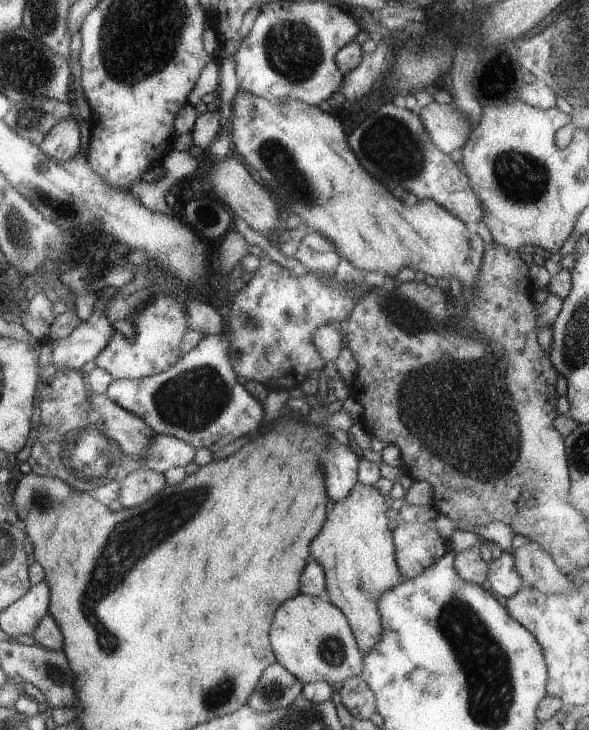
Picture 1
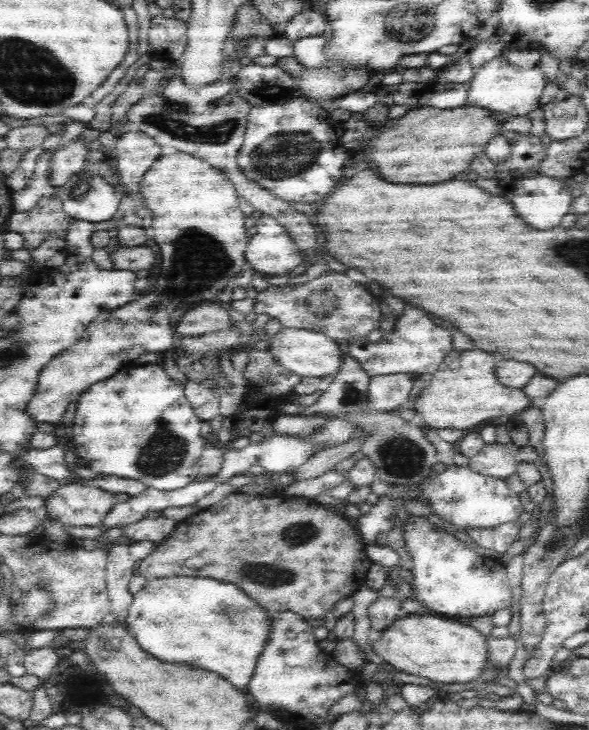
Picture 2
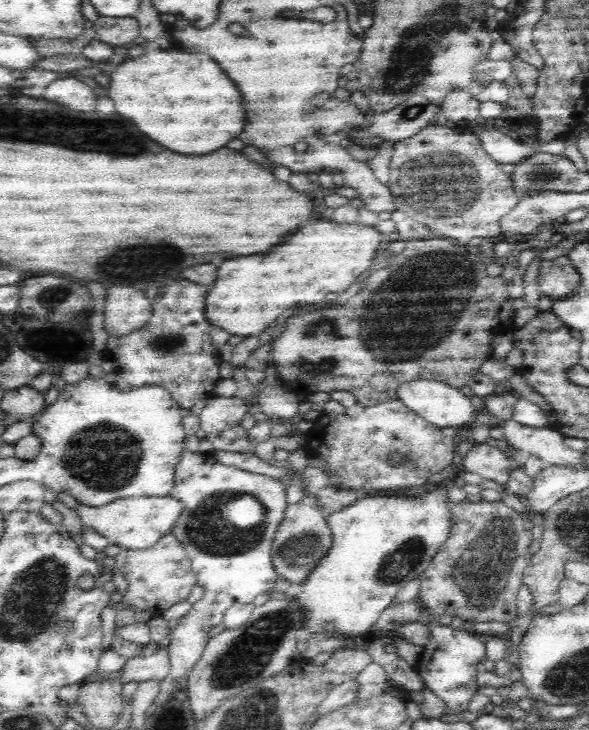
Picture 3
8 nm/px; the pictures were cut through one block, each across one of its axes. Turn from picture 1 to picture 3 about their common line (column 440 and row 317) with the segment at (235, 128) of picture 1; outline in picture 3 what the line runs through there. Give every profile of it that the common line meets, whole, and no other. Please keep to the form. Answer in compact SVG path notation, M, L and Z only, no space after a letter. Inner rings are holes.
M358 221L334 224L334 222L306 222L290 238L284 238L274 250L266 254L250 254L224 262L218 268L218 278L214 288L206 297L205 315L214 327L223 329L230 335L245 336L262 332L270 322L274 322L284 310L304 304L318 304L326 294L342 294L348 290L356 278L368 270L378 260L378 250L385 247L389 237L382 234L375 226Z

